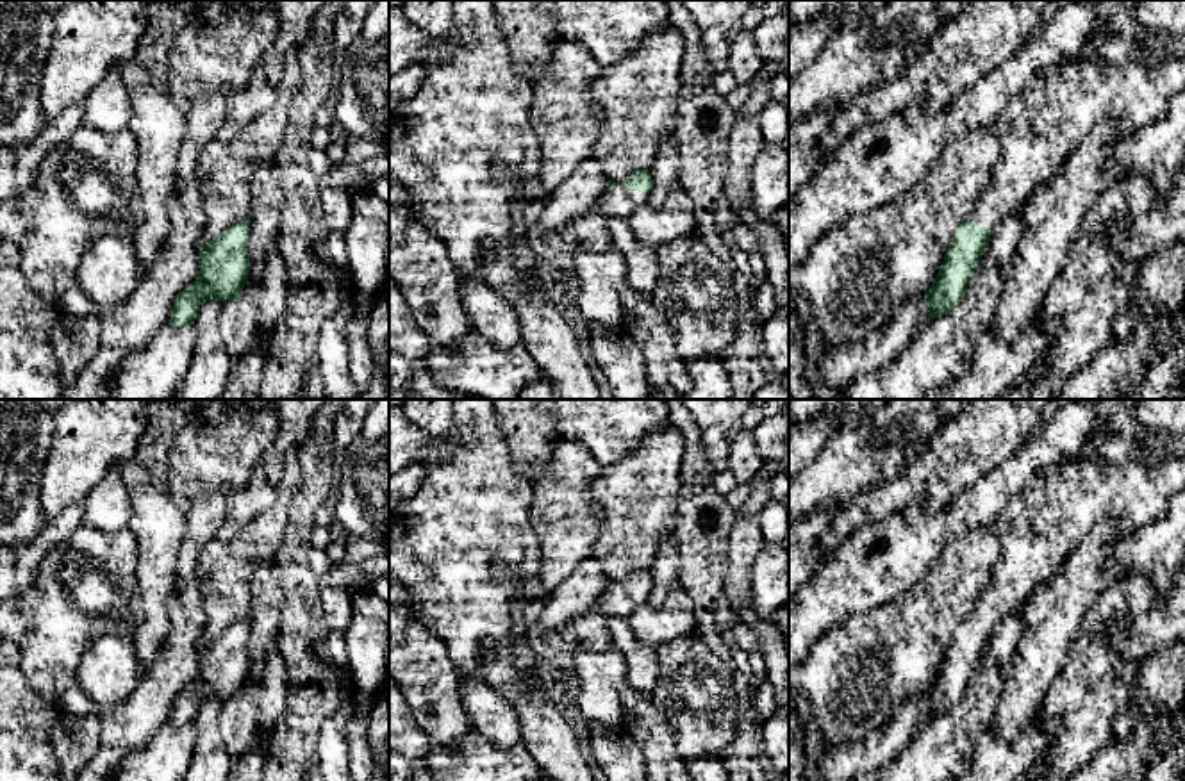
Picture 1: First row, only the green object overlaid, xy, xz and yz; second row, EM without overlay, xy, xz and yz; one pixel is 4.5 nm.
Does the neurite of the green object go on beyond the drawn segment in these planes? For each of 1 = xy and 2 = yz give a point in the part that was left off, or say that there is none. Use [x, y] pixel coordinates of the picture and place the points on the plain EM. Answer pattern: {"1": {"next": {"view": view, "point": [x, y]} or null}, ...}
{"1": {"next": null}, "2": {"next": {"view": "yz", "point": [1037, 530]}}}

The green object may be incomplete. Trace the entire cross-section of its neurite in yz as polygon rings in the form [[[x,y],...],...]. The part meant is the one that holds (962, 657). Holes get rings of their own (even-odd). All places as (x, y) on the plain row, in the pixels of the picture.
[[[1114,435],[1103,442],[1099,462],[1048,465],[1030,478],[996,521],[1001,556],[992,580],[978,594],[973,615],[955,629],[944,662],[923,695],[928,722],[949,713],[965,697],[996,626],[1062,567],[1098,522],[1112,519],[1123,540],[1167,514],[1169,499],[1185,487],[1185,453],[1171,455],[1169,449],[1164,446],[1164,453],[1153,460],[1149,446],[1135,435]]]

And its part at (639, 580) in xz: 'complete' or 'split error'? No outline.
split error

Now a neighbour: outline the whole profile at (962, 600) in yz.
[[[992,526],[965,531],[944,547],[923,580],[882,606],[832,628],[810,645],[810,653],[801,663],[789,669],[789,690],[801,706],[810,710],[828,751],[849,742],[862,742],[873,731],[885,729],[905,701],[928,692],[955,638],[955,629],[971,619],[978,594],[992,580],[999,556],[1001,544]]]

